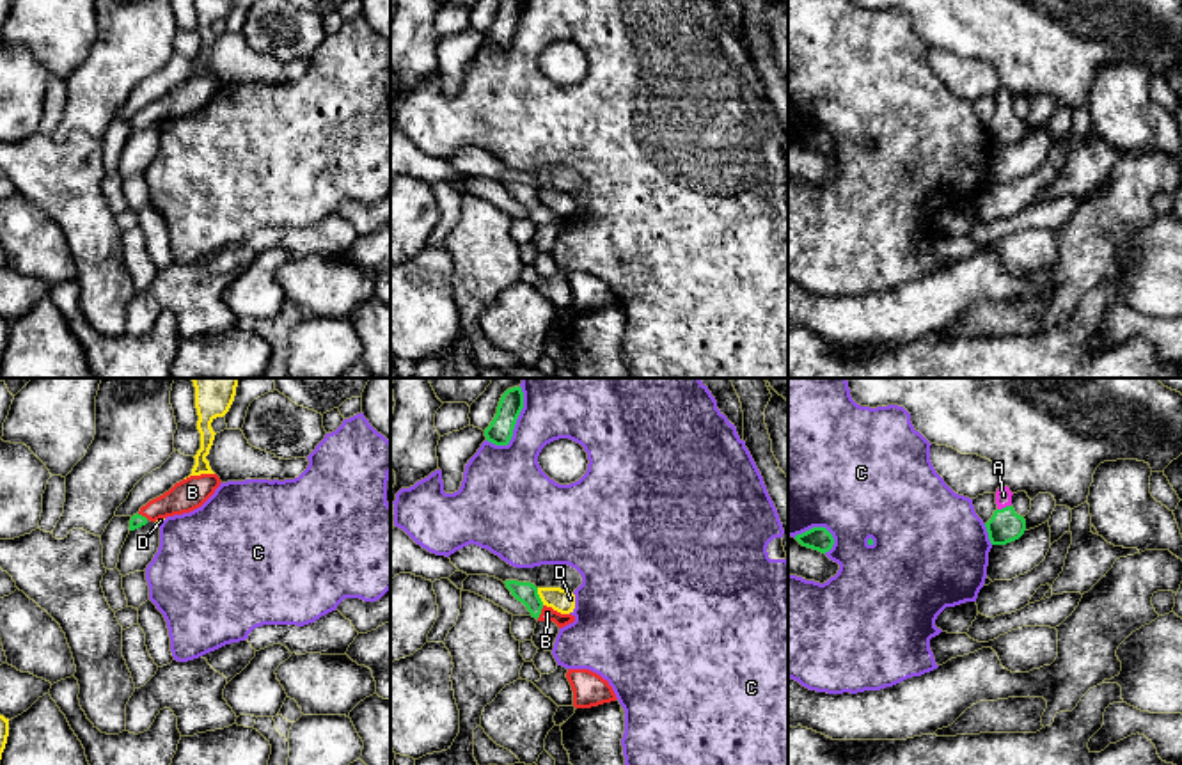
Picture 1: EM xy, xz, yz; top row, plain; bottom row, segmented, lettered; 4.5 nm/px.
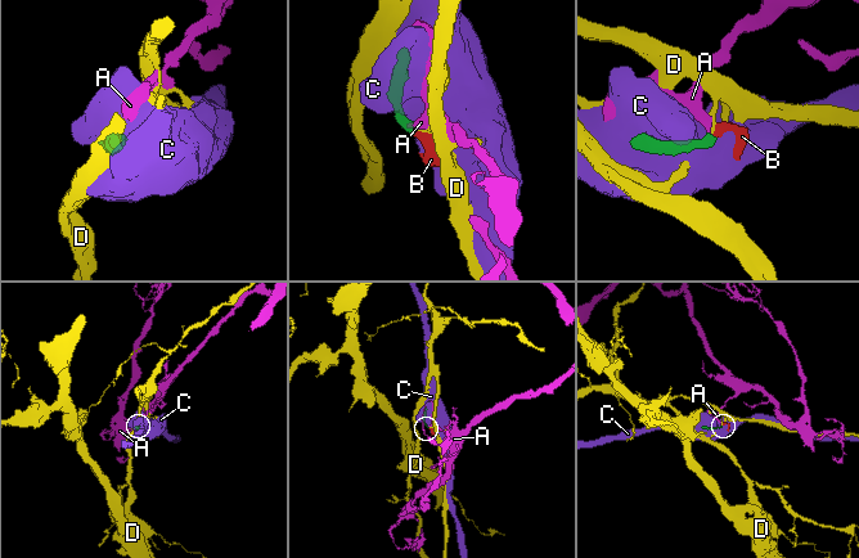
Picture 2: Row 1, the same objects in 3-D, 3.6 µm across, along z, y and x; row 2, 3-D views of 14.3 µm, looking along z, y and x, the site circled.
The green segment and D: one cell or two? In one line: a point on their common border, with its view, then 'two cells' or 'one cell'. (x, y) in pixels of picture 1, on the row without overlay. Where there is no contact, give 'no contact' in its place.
xz (538, 199) | two cells

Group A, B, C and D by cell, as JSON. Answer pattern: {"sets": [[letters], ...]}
{"sets": [["A", "B"], ["C"], ["D"]]}

